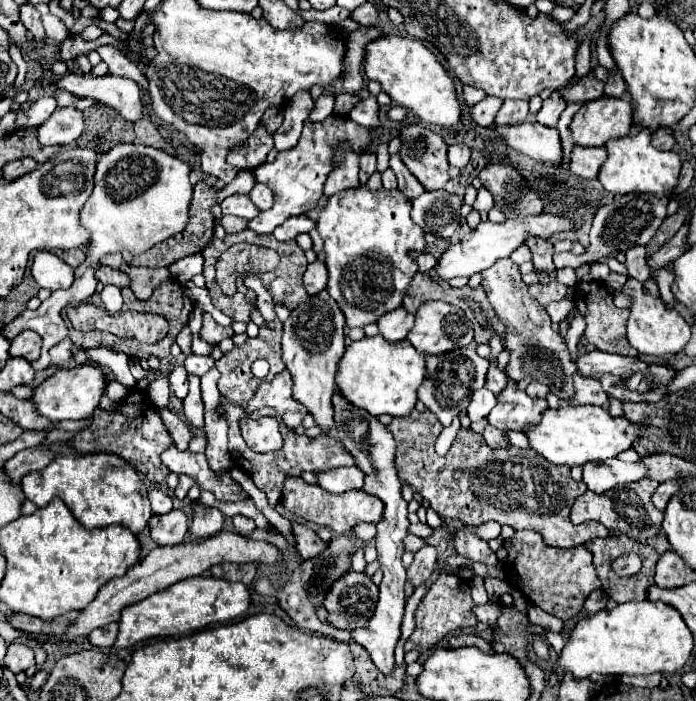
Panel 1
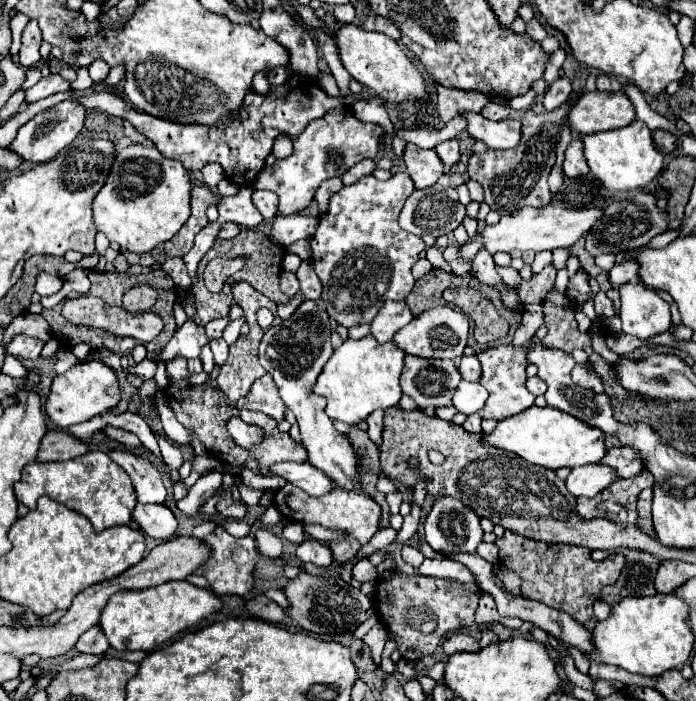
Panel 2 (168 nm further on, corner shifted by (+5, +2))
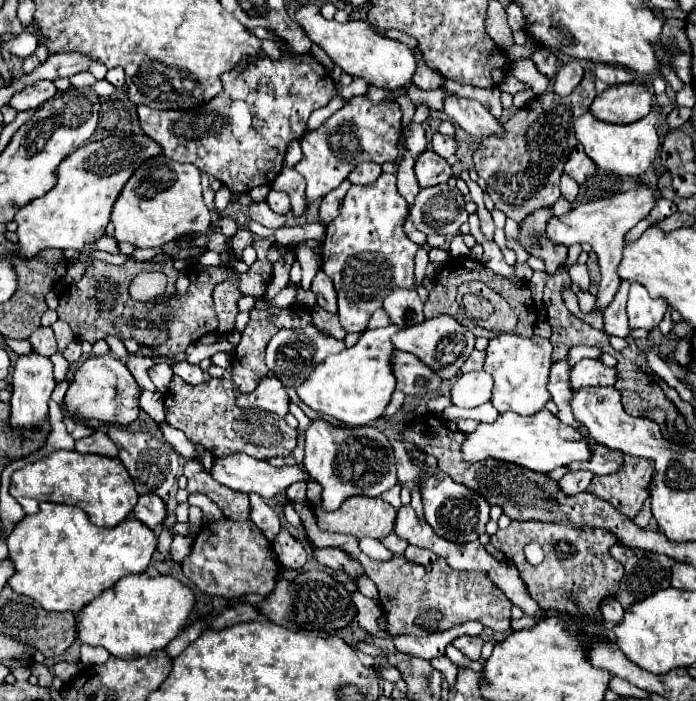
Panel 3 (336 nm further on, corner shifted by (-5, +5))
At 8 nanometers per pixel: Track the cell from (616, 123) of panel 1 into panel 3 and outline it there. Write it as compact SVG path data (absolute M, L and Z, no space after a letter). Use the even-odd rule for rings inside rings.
M638 83L612 85L596 95L590 113L604 123L634 123L650 113L652 93Z

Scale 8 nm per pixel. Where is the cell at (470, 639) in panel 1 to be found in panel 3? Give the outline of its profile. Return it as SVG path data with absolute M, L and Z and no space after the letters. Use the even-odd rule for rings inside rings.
M462 635L462 637L454 639L452 645L454 645L456 649L460 649L460 651L464 653L464 657L468 657L468 659L480 659L480 651L482 651L484 641L482 641L482 637Z

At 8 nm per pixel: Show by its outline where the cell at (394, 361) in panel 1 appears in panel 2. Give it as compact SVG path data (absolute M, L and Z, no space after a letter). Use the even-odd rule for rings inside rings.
M366 336L360 340L348 338L340 348L334 350L332 358L326 362L312 392L326 398L326 414L332 420L358 424L366 420L366 416L374 410L386 410L398 404L402 396L398 378L402 374L404 356L406 354L396 348L396 344L380 344L378 340L374 340L374 336Z

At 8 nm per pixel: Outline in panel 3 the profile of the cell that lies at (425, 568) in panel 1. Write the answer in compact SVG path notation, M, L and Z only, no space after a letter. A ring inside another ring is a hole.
M408 545L408 549L404 551L404 555L408 557L408 561L418 563L418 565L430 565L430 563L434 563L438 559L432 551L422 549L422 547L416 547L416 545Z

